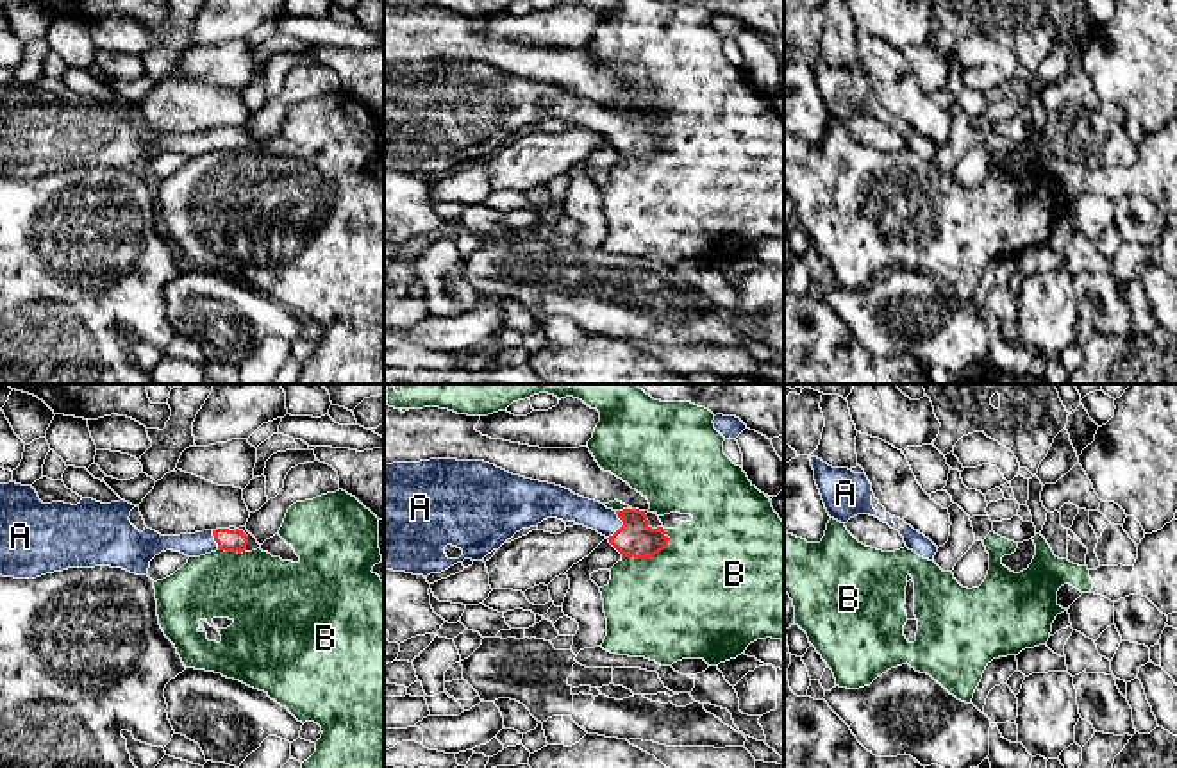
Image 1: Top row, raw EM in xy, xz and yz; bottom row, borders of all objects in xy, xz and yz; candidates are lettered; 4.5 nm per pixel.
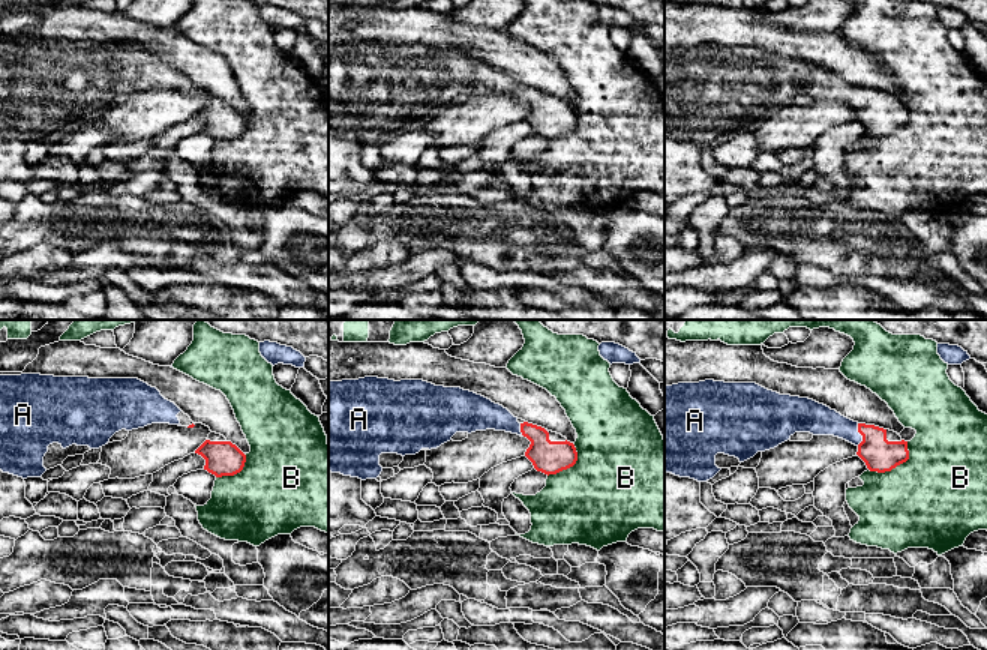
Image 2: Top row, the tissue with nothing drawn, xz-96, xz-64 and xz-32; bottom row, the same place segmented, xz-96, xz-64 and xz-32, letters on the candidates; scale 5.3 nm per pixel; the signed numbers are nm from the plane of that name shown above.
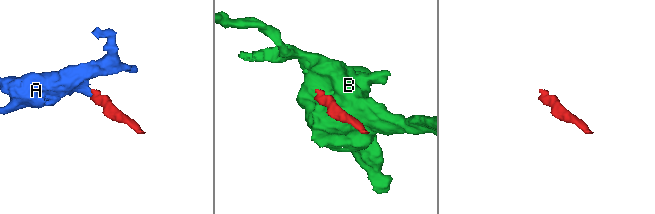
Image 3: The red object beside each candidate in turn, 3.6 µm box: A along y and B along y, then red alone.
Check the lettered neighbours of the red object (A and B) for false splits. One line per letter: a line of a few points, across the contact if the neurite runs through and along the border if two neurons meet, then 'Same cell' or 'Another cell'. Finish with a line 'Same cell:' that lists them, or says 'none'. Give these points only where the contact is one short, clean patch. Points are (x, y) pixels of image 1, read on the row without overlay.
A: Line: xz (634, 138), (622, 125), (609, 124), (593, 115). Same cell
B: Another cell
Same cell: A

